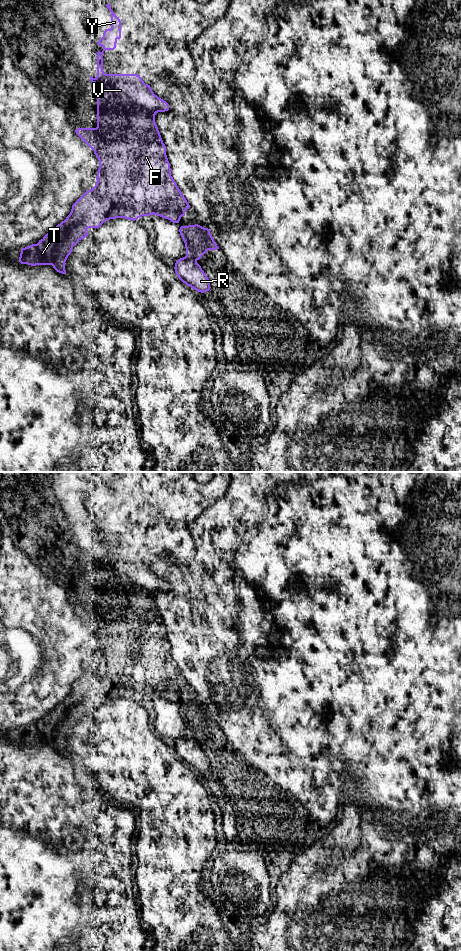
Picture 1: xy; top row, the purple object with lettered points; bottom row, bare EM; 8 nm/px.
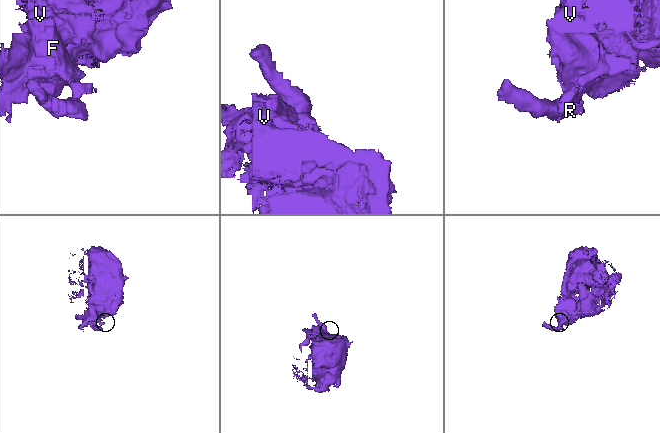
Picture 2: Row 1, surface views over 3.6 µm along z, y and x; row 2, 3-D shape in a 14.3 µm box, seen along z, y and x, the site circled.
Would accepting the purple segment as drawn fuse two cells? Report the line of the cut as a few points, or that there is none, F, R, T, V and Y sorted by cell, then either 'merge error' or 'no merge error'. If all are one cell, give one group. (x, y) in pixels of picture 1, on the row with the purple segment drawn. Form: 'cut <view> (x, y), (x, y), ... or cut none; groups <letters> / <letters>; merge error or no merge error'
cut xy (185, 256), (196, 261); groups F T V Y / R; merge error

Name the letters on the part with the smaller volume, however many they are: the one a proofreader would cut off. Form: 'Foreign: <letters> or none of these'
Foreign: R

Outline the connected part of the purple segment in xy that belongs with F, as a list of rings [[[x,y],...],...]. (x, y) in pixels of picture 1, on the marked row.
[[[106,4],[111,12],[111,28],[104,31],[103,37],[97,42],[103,47],[103,51],[97,52],[97,77],[90,76],[91,83],[97,87],[97,127],[78,128],[76,134],[94,151],[99,160],[99,169],[96,176],[95,186],[87,190],[73,205],[70,214],[64,221],[49,231],[37,244],[32,244],[21,249],[19,262],[21,264],[52,265],[62,274],[66,273],[65,262],[71,254],[73,246],[81,239],[88,236],[88,228],[99,228],[110,219],[125,218],[137,220],[142,216],[157,215],[168,219],[173,223],[179,223],[185,211],[190,208],[186,198],[178,188],[171,176],[170,163],[166,155],[166,146],[163,143],[160,132],[155,122],[158,112],[169,110],[166,101],[154,94],[150,85],[144,83],[137,74],[106,74],[103,71],[103,52],[114,50],[117,40],[121,38],[121,21]]]

